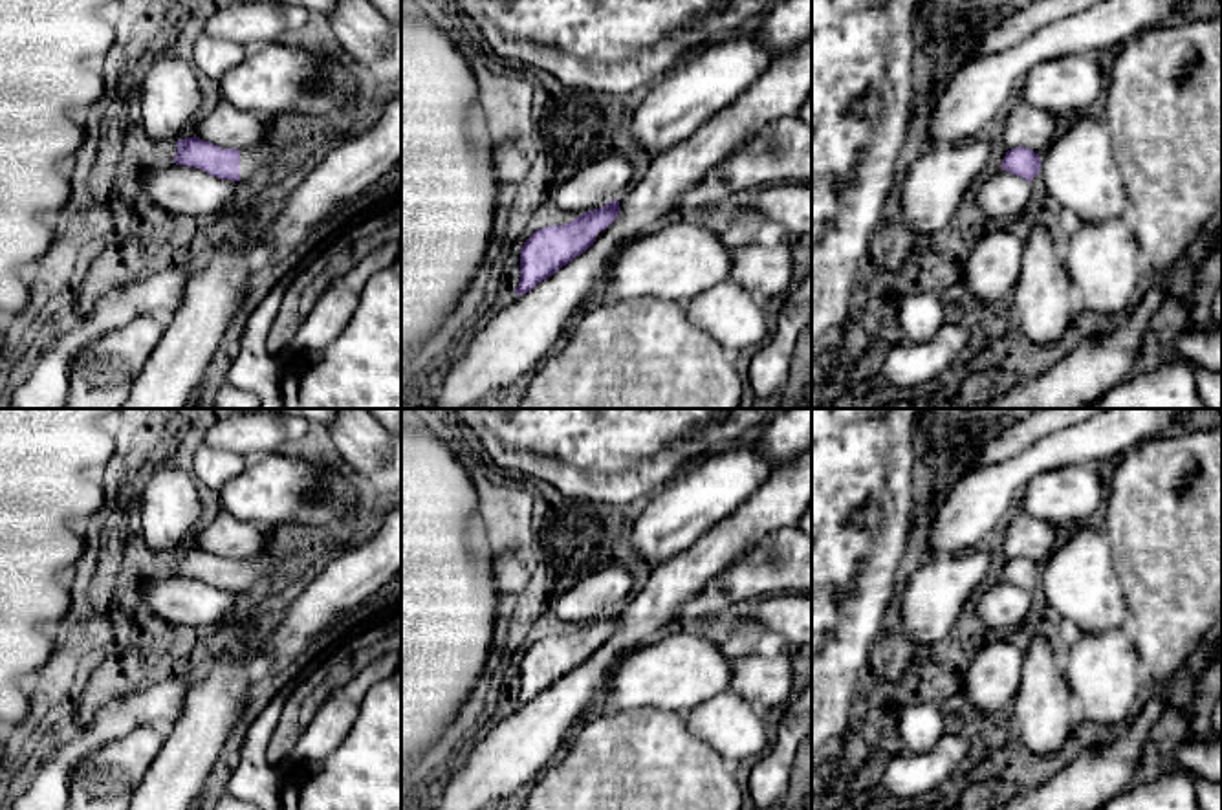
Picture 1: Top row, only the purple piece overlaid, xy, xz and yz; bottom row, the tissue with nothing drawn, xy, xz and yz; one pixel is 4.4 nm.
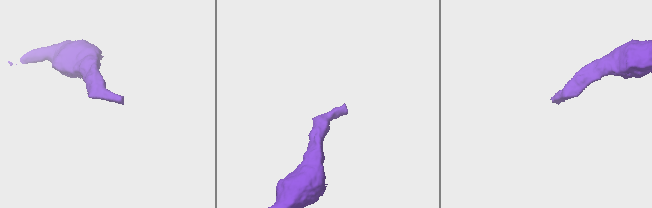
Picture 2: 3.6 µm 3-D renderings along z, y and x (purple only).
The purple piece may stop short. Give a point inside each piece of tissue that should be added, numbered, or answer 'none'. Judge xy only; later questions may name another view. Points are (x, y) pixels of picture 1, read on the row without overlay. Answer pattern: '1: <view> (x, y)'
1: xy (288, 559)

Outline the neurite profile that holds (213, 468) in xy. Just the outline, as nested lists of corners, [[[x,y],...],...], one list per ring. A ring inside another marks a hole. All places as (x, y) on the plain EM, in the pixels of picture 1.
[[[202,443],[194,453],[194,478],[196,482],[205,484],[213,491],[242,473],[247,465],[247,458],[233,451],[220,451],[209,443]]]

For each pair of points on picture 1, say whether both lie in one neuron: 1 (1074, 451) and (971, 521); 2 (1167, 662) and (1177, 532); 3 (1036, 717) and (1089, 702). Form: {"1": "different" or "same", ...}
{"1": "same", "2": "same", "3": "different"}

